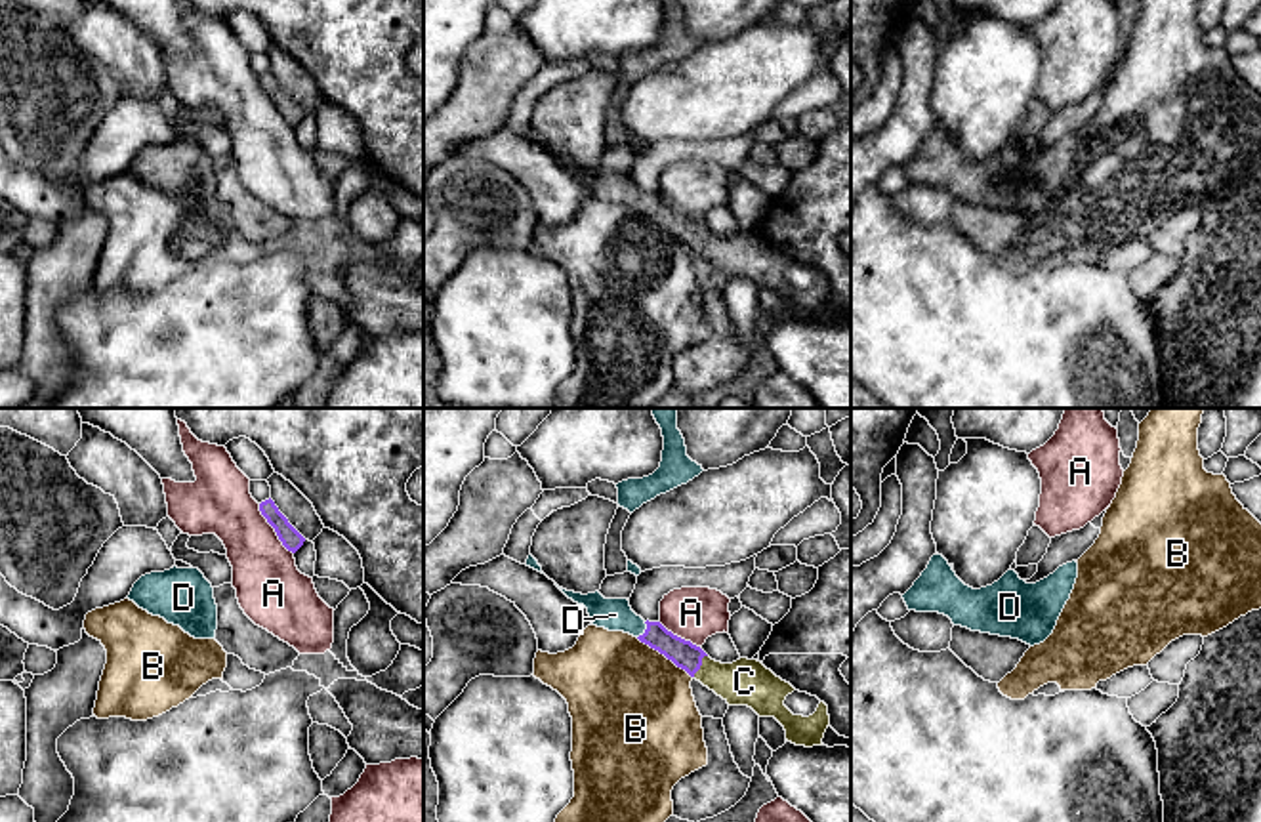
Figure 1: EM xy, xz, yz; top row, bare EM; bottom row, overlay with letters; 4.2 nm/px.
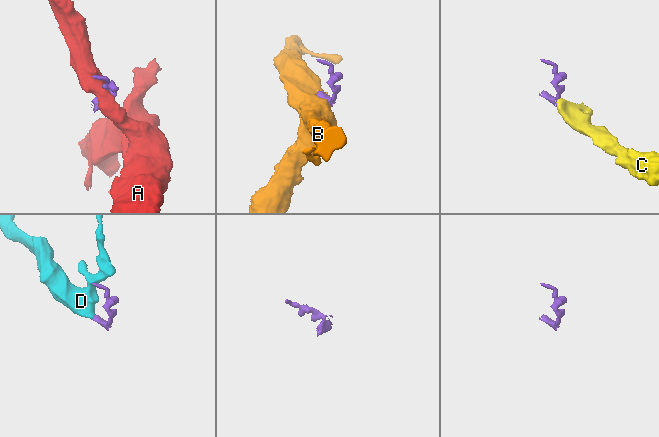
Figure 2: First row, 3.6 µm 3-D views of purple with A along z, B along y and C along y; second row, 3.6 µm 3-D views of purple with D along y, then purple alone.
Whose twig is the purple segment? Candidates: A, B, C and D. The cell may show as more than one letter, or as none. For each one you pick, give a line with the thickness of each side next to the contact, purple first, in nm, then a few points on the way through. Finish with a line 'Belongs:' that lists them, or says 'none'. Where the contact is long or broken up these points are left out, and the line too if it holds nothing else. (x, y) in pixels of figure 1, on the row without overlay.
C: calibres 120 and 190 nm; way xz (685, 227), (701, 237), (718, 250), (744, 254)
D: calibres 120 and 140 nm; way xz (685, 227), (645, 203), (615, 187)
Belongs: C, D

